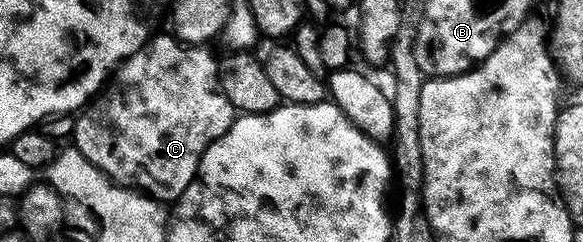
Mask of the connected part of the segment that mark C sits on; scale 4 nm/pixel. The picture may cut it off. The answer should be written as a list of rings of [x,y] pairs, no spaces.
[[[154,35],[145,47],[135,54],[131,54],[117,67],[112,79],[106,83],[98,95],[89,101],[84,111],[76,117],[71,144],[72,147],[79,150],[79,154],[83,154],[83,158],[87,158],[87,162],[94,164],[114,184],[119,184],[123,188],[140,190],[162,202],[176,202],[180,200],[181,195],[187,190],[187,186],[191,186],[191,182],[197,177],[199,162],[203,158],[207,146],[211,146],[211,142],[215,142],[220,136],[227,134],[227,130],[232,126],[235,119],[235,109],[232,102],[227,98],[227,94],[221,88],[223,64],[222,61],[217,61],[216,54],[211,50],[212,47],[203,44],[185,44],[182,40],[178,40],[176,35],[168,35]]]

